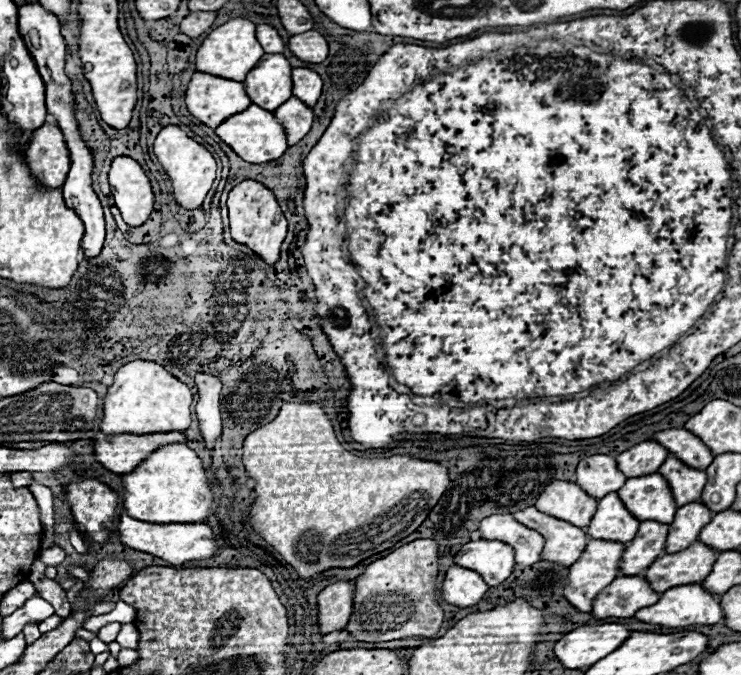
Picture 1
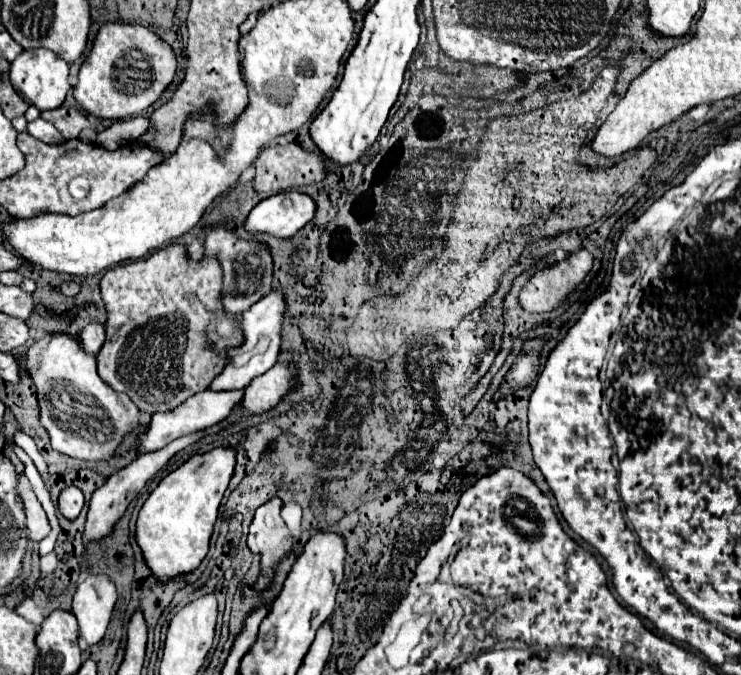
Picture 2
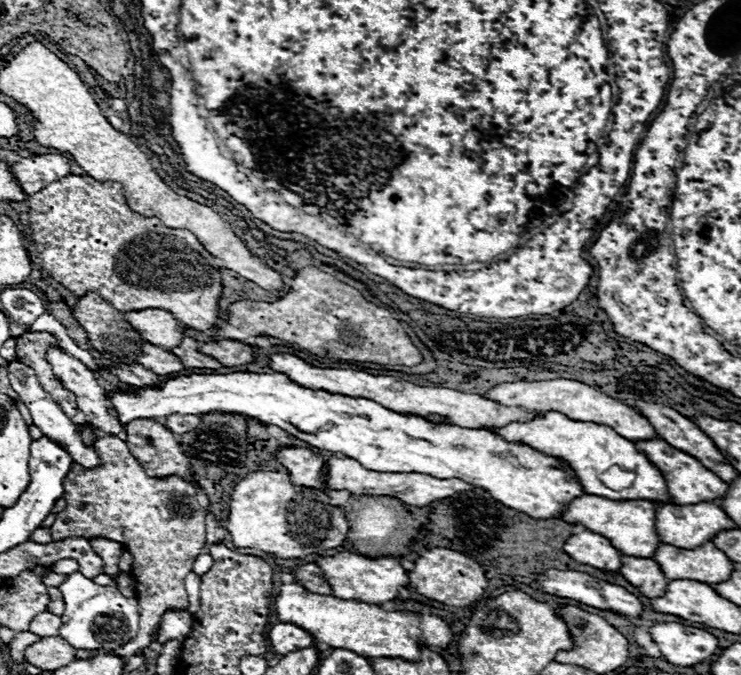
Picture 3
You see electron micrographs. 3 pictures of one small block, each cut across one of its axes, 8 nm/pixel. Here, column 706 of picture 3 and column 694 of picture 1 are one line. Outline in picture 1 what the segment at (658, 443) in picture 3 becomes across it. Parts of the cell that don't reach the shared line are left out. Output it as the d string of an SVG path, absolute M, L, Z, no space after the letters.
M668 456L662 468L658 468L658 474L666 478L678 508L700 500L702 488L706 484L706 472L698 472L696 468L686 468L686 464L674 460L674 456Z

